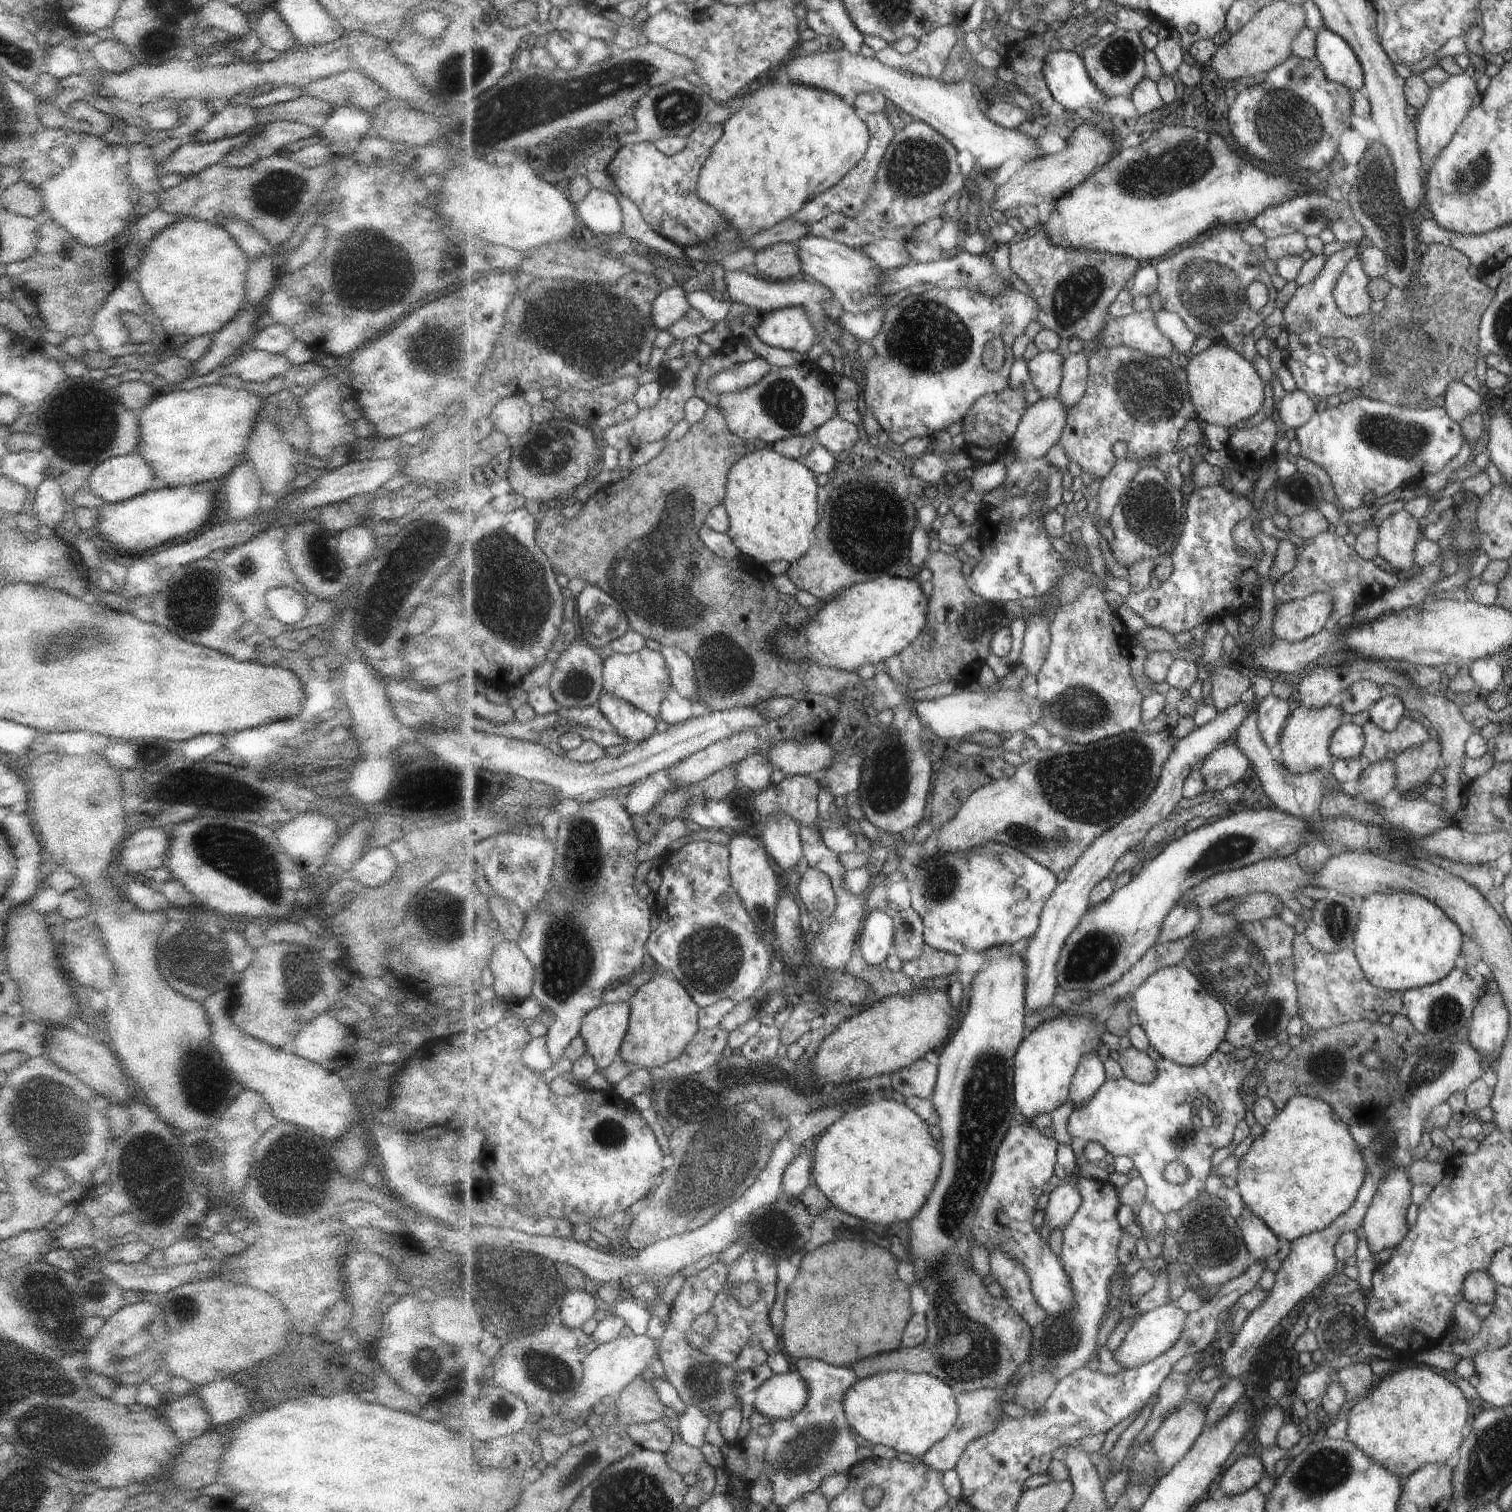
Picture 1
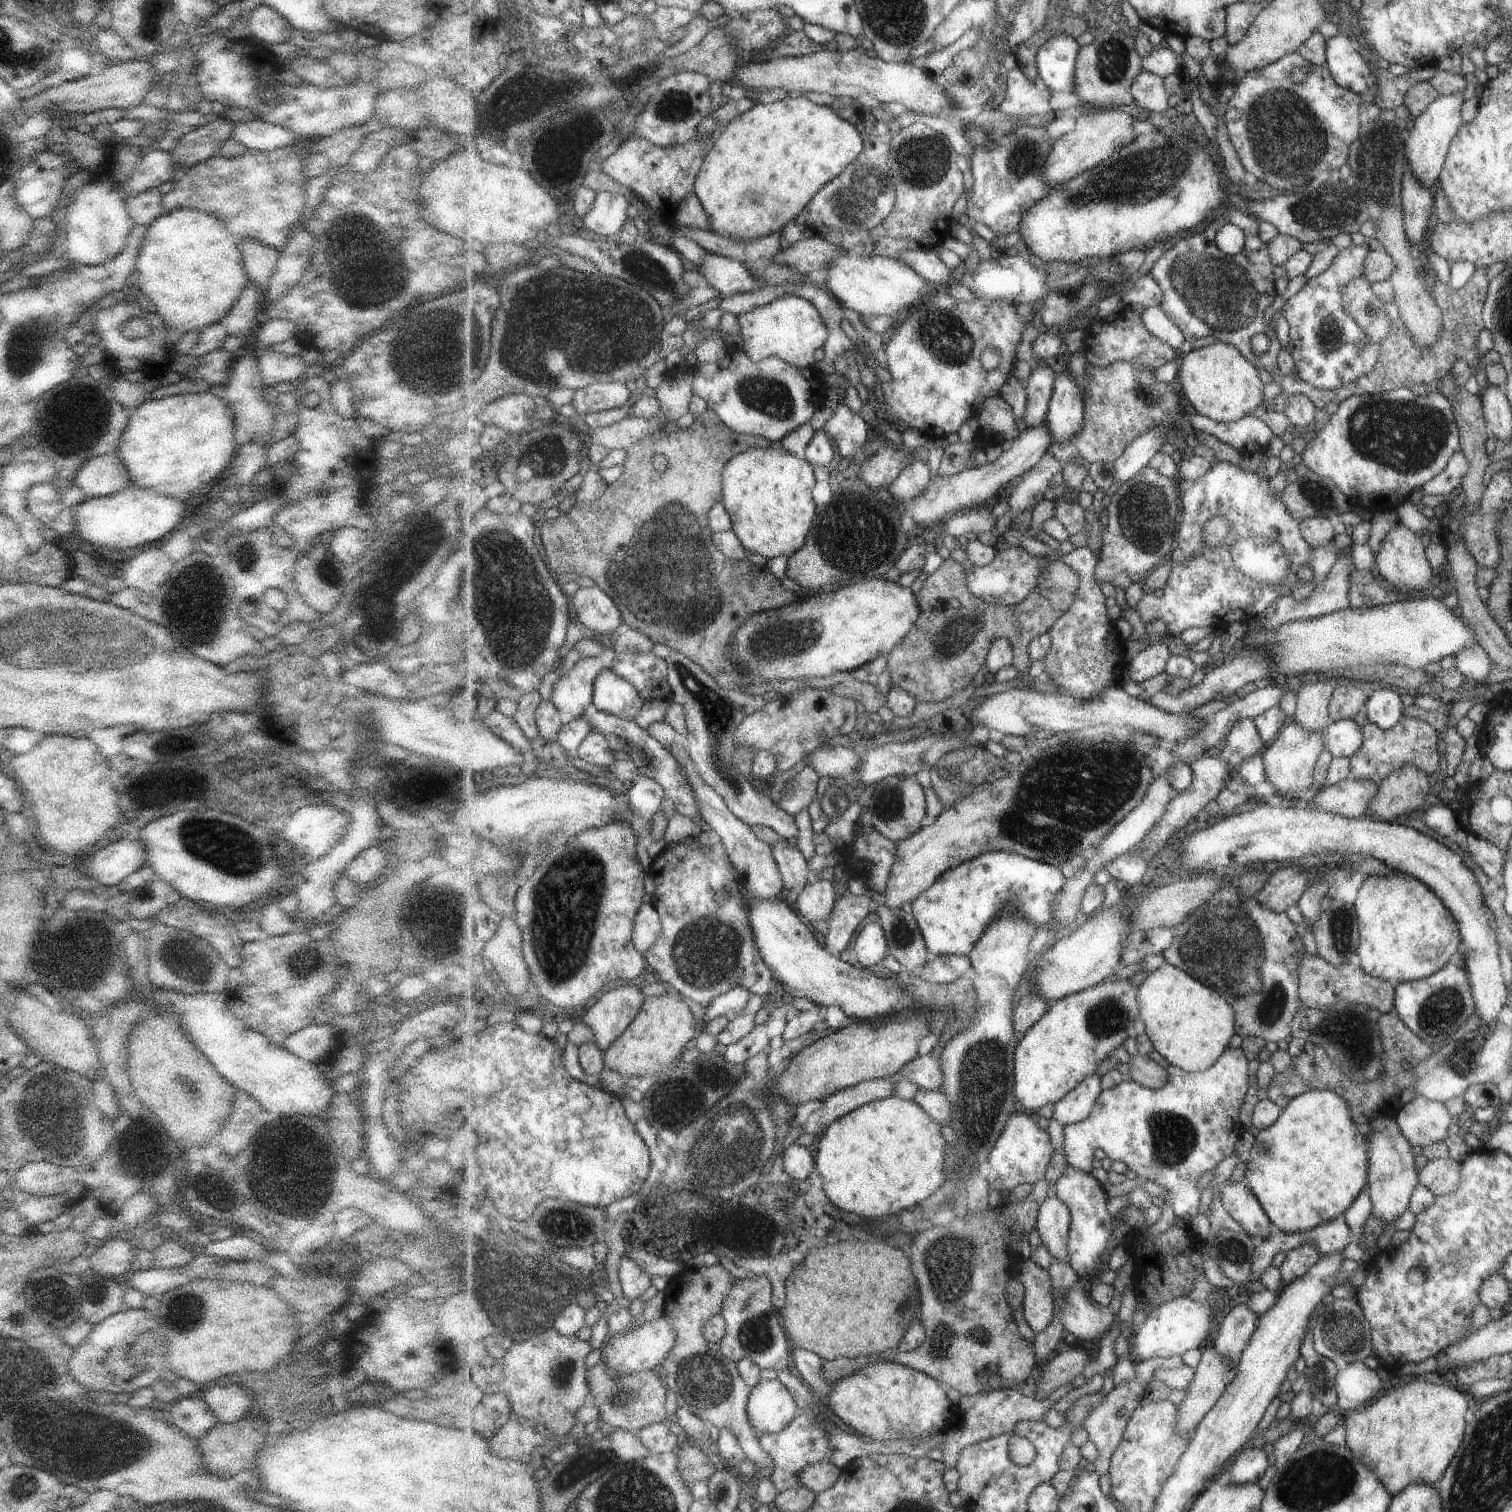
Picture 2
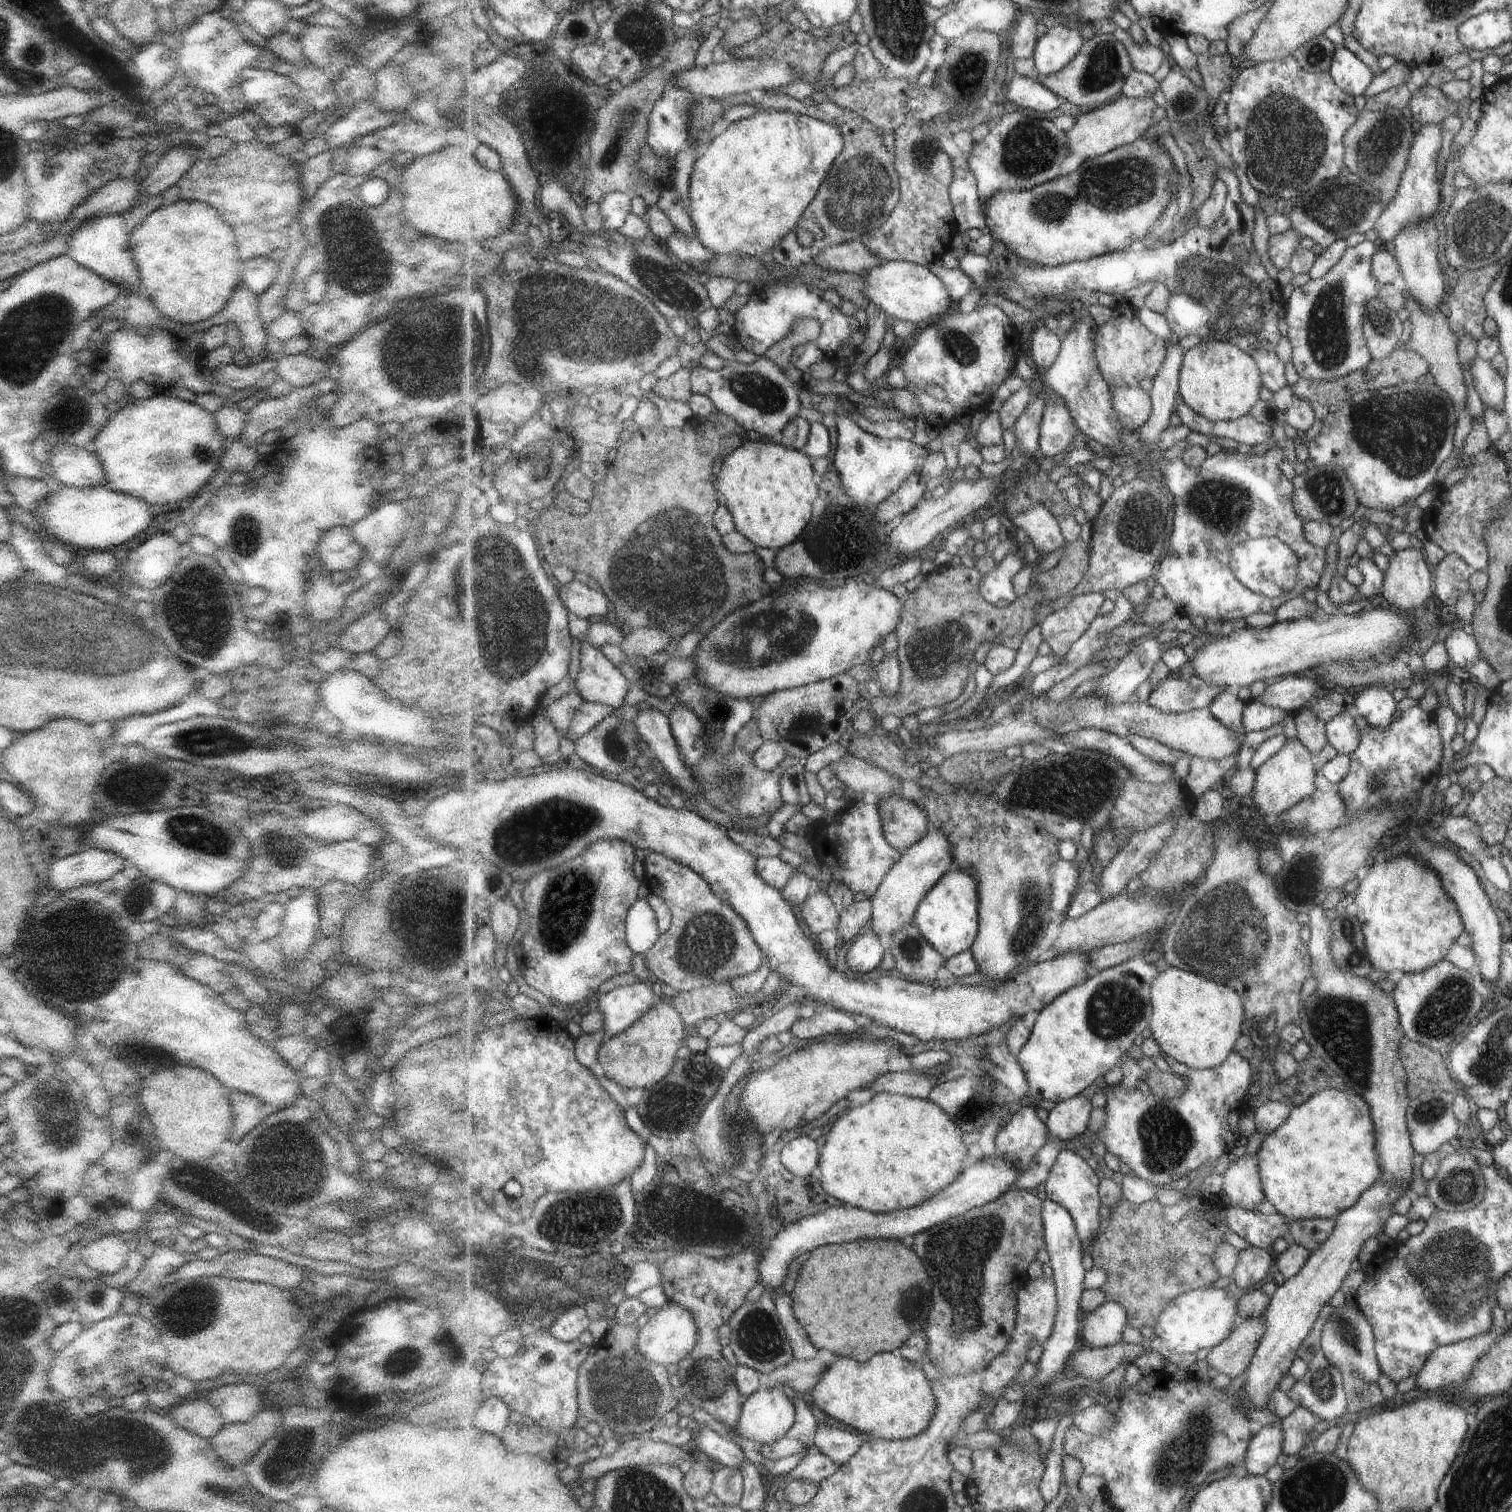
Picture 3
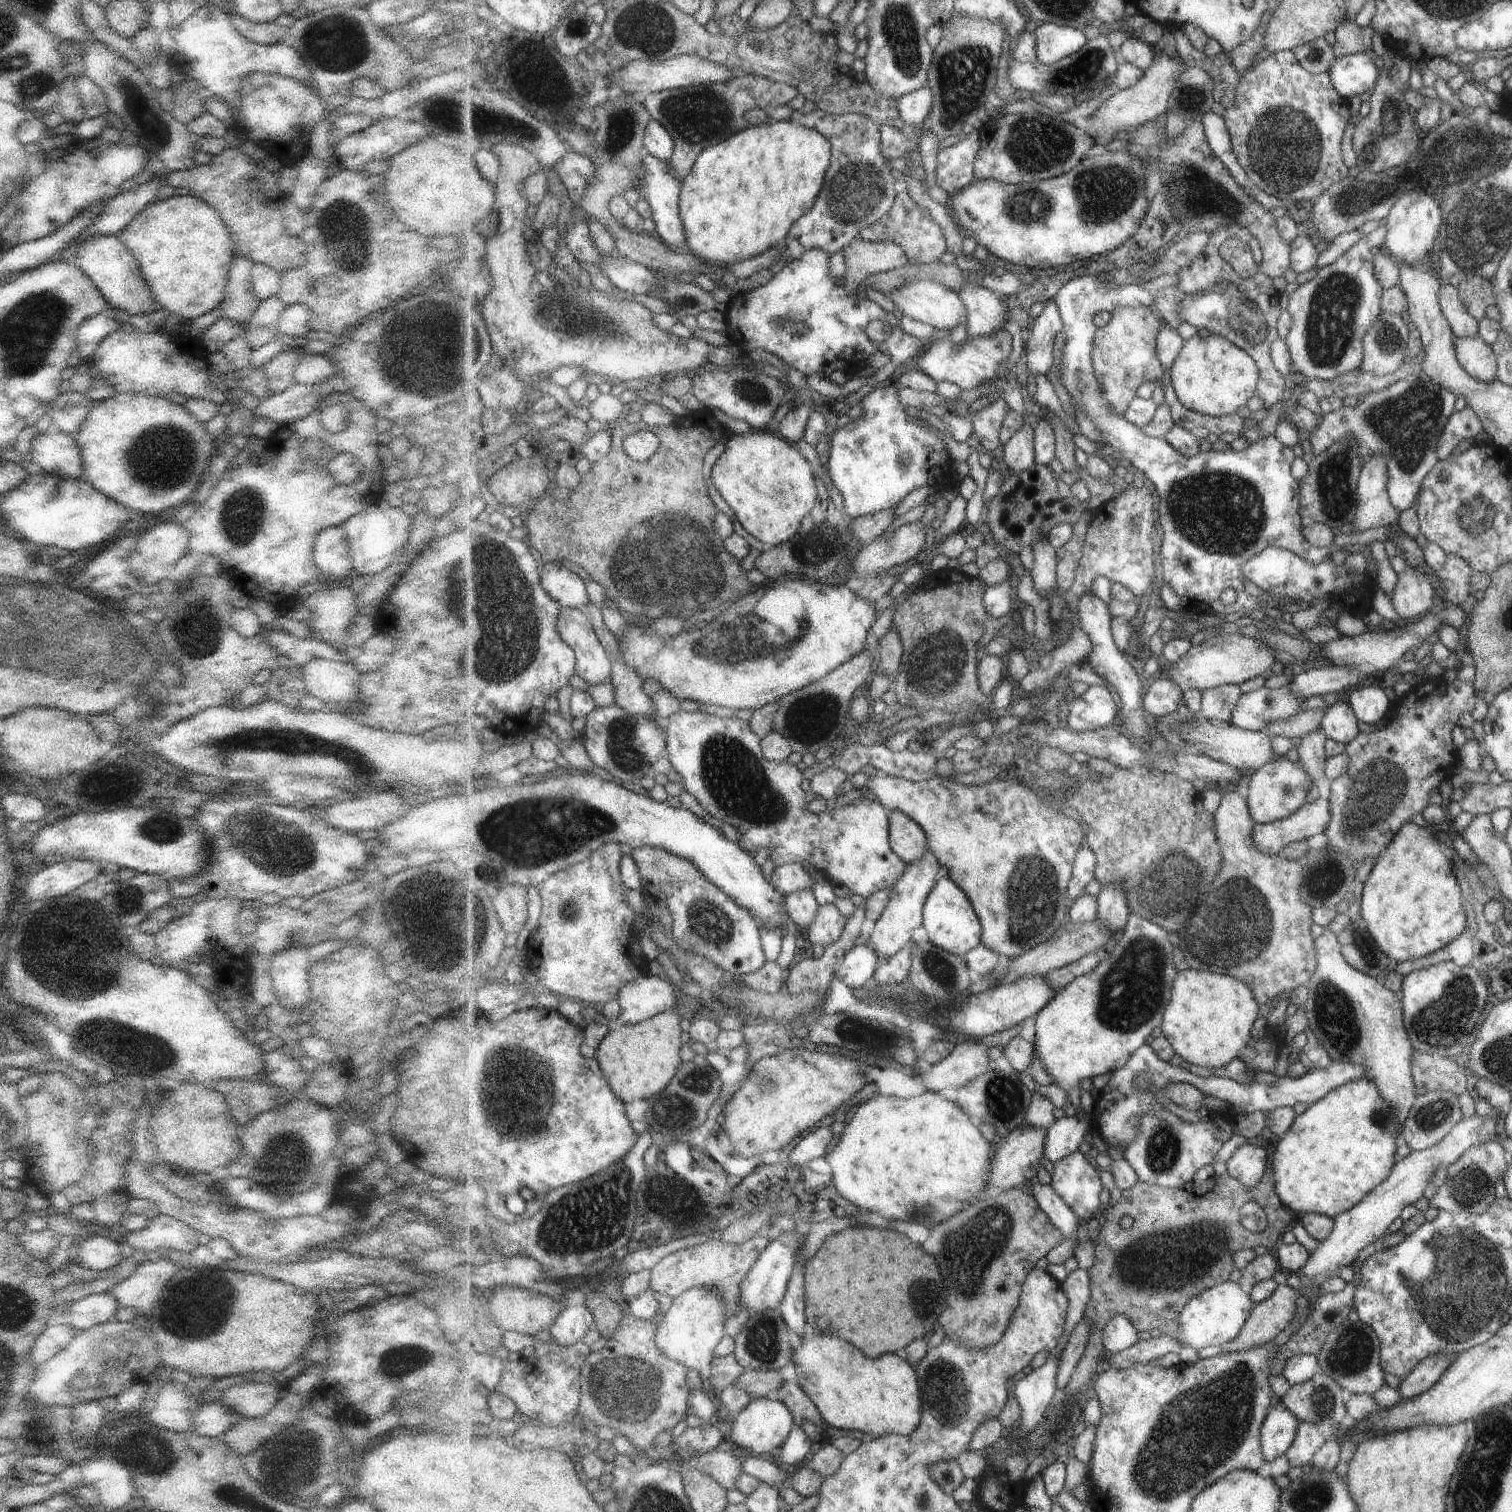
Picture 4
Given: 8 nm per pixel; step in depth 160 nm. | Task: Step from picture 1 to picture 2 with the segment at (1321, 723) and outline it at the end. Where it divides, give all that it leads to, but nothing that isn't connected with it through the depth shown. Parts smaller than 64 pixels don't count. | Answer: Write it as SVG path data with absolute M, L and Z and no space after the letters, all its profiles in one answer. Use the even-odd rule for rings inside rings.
M1293 720L1276 736L1275 741L1266 745L1267 750L1263 759L1267 770L1267 781L1277 788L1277 792L1290 796L1291 801L1303 790L1315 784L1317 762L1321 760L1321 754L1326 749L1323 747L1322 732L1323 730L1307 730L1303 724Z

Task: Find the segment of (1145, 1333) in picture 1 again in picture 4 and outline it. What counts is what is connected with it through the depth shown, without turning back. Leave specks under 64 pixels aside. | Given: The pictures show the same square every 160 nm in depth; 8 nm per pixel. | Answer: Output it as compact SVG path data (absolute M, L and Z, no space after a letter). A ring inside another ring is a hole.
M1223 1282L1199 1294L1192 1301L1185 1304L1185 1309L1179 1314L1179 1330L1176 1337L1179 1338L1182 1347L1196 1349L1207 1348L1207 1346L1228 1346L1244 1330L1245 1322L1252 1317L1256 1309L1251 1295L1237 1282Z

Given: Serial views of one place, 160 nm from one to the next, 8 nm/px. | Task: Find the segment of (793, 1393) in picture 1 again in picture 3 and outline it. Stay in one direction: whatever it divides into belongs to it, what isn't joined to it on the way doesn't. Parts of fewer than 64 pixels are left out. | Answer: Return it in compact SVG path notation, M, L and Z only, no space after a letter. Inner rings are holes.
M762 1387L743 1404L734 1432L756 1444L772 1444L796 1425L796 1404L785 1396L781 1387Z

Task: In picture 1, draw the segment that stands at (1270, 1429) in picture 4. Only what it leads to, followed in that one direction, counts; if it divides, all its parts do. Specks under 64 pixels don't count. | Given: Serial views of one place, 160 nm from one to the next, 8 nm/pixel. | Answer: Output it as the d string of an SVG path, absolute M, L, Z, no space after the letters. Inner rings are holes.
M1259 1456L1241 1457L1221 1475L1216 1484L1217 1493L1231 1496L1247 1492L1257 1486L1266 1474L1265 1464Z

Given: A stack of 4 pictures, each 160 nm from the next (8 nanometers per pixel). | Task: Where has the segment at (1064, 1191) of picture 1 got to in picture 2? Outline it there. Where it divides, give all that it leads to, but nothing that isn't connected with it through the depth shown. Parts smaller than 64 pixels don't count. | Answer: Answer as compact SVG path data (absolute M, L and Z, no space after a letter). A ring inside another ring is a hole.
M1053 1193L1041 1204L1037 1216L1036 1228L1050 1255L1059 1260L1068 1261L1067 1246L1072 1215L1065 1200L1061 1200Z

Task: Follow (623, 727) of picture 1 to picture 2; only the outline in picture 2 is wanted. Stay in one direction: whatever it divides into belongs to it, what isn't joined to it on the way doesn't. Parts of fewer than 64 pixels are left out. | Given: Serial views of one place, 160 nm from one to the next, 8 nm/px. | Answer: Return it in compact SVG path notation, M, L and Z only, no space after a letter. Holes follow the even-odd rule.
M611 669L599 672L595 682L593 709L633 721L643 704L645 701L627 680L617 676Z

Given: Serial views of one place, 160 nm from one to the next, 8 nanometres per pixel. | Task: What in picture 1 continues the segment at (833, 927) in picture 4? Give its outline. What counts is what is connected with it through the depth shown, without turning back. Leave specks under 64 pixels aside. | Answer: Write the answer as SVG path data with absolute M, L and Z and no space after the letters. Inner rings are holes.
M809 866L799 882L799 895L808 914L822 923L834 913L837 906L831 879L818 868Z

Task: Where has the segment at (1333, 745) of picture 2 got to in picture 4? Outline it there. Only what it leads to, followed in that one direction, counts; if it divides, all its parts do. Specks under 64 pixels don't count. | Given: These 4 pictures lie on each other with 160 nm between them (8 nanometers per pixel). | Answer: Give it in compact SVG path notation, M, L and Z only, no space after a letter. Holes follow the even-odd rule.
M1336 702L1327 709L1321 728L1329 739L1349 744L1361 733L1359 720L1351 706L1345 702Z

